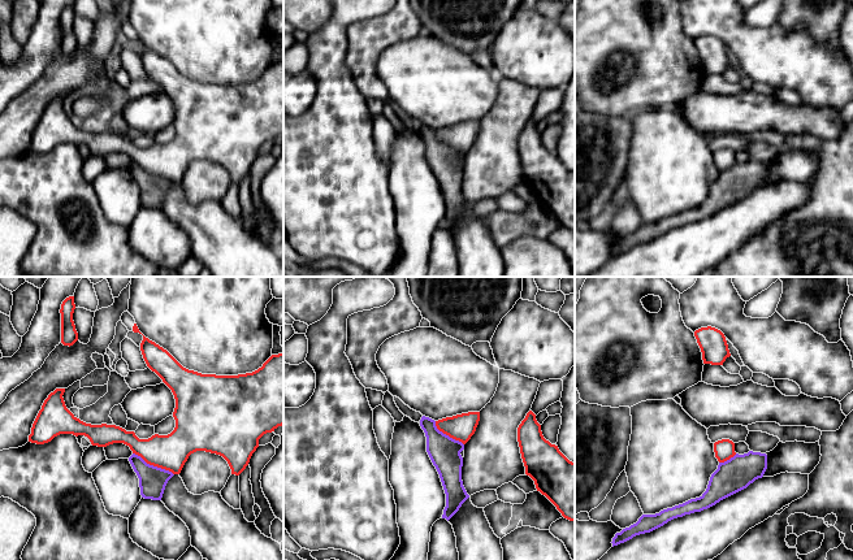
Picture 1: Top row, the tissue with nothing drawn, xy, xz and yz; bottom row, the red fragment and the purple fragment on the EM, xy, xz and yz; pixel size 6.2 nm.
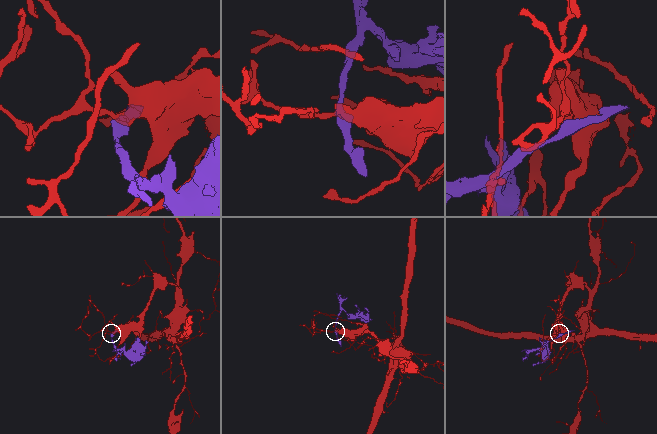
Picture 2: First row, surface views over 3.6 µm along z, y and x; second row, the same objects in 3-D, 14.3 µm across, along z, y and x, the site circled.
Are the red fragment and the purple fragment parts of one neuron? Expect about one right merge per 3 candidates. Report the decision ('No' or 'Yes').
No

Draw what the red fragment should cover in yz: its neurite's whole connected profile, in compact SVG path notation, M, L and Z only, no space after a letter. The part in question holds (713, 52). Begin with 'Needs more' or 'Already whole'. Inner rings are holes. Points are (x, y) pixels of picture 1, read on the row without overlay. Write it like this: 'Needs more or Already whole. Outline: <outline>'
Already whole. Outline: M711 35L694 40L694 45L702 61L703 73L723 74L731 65L724 43Z

